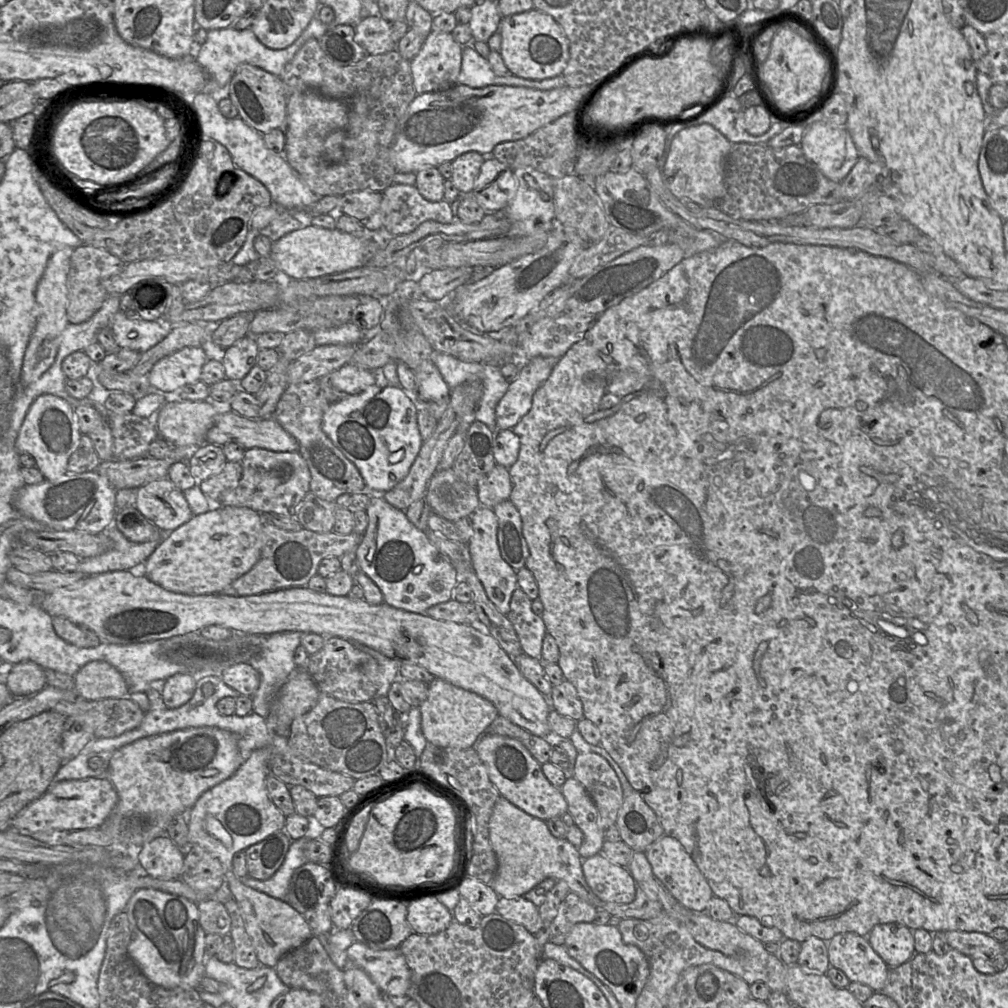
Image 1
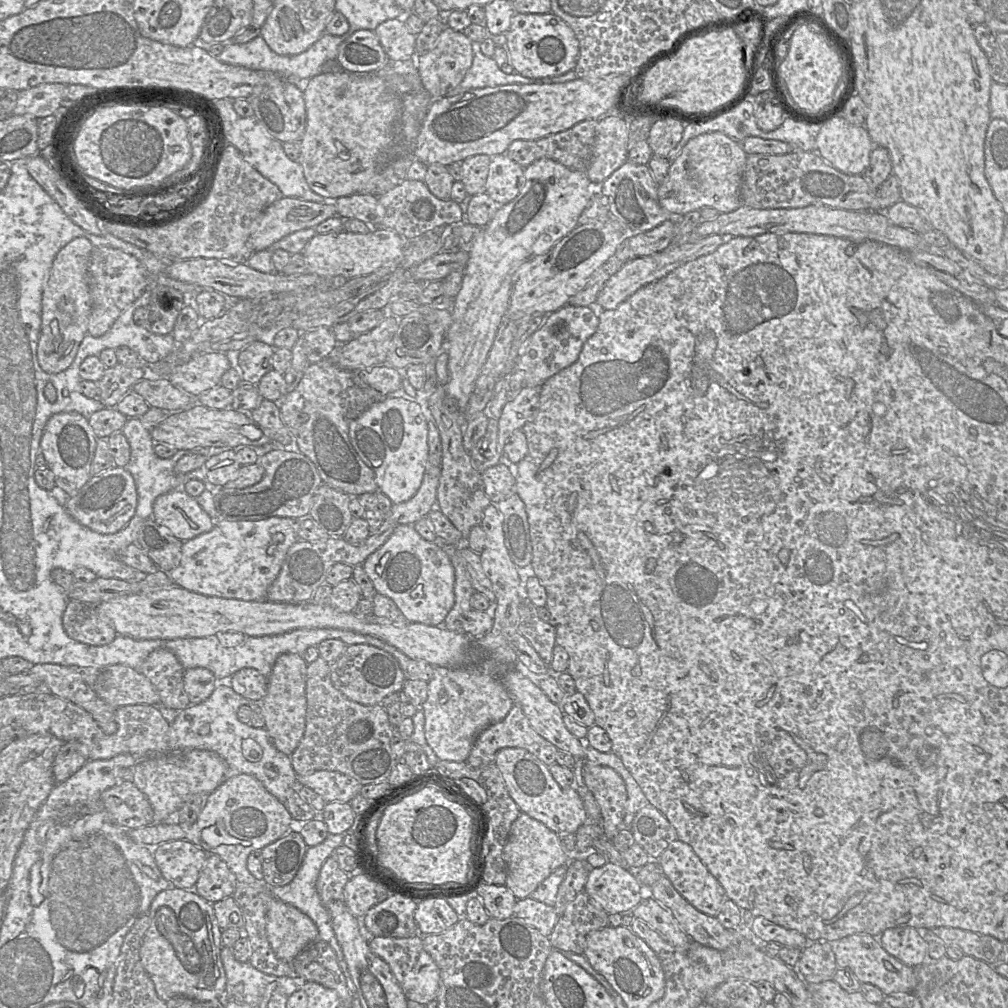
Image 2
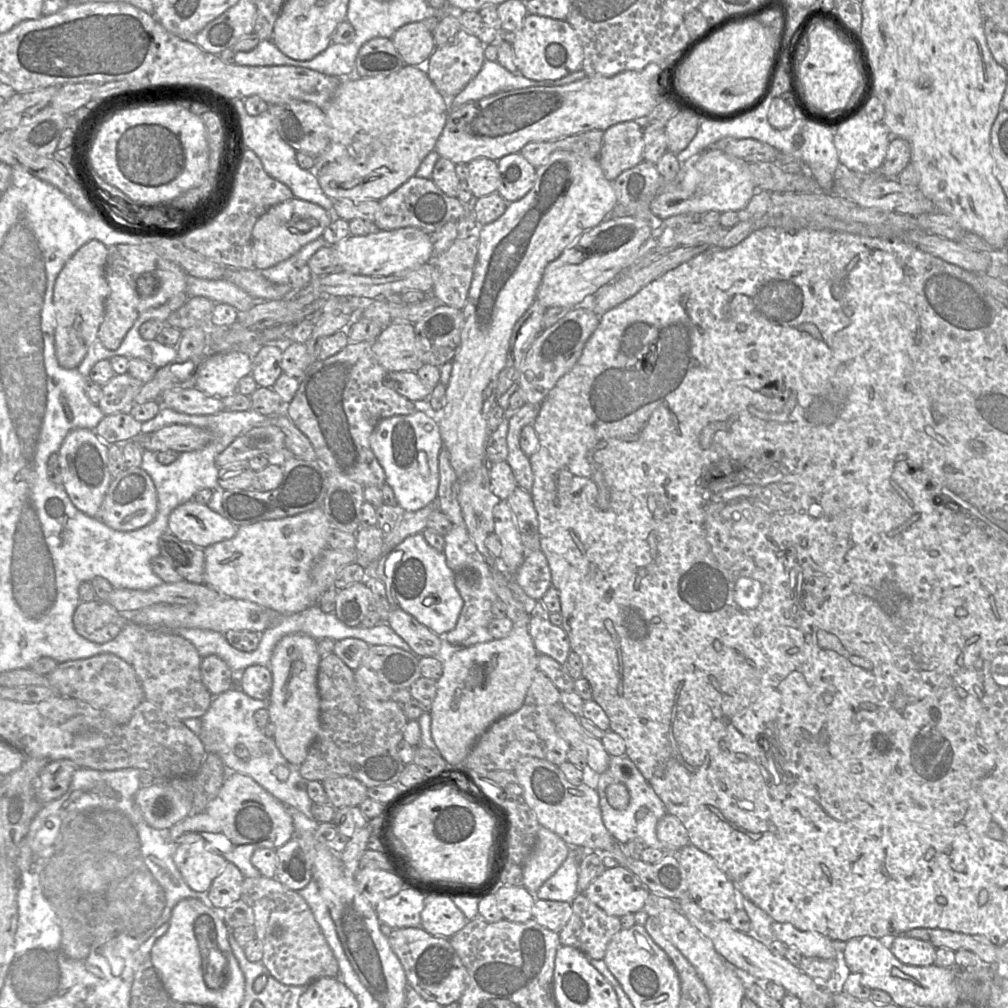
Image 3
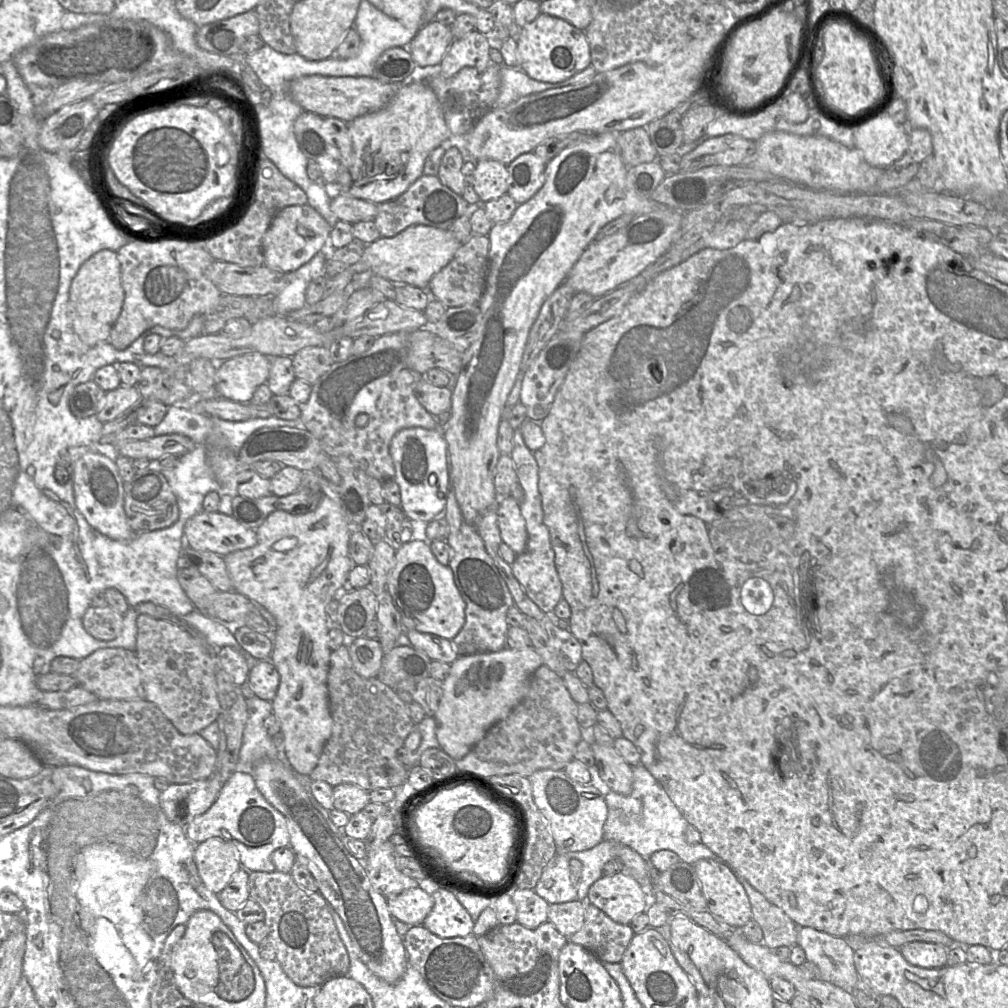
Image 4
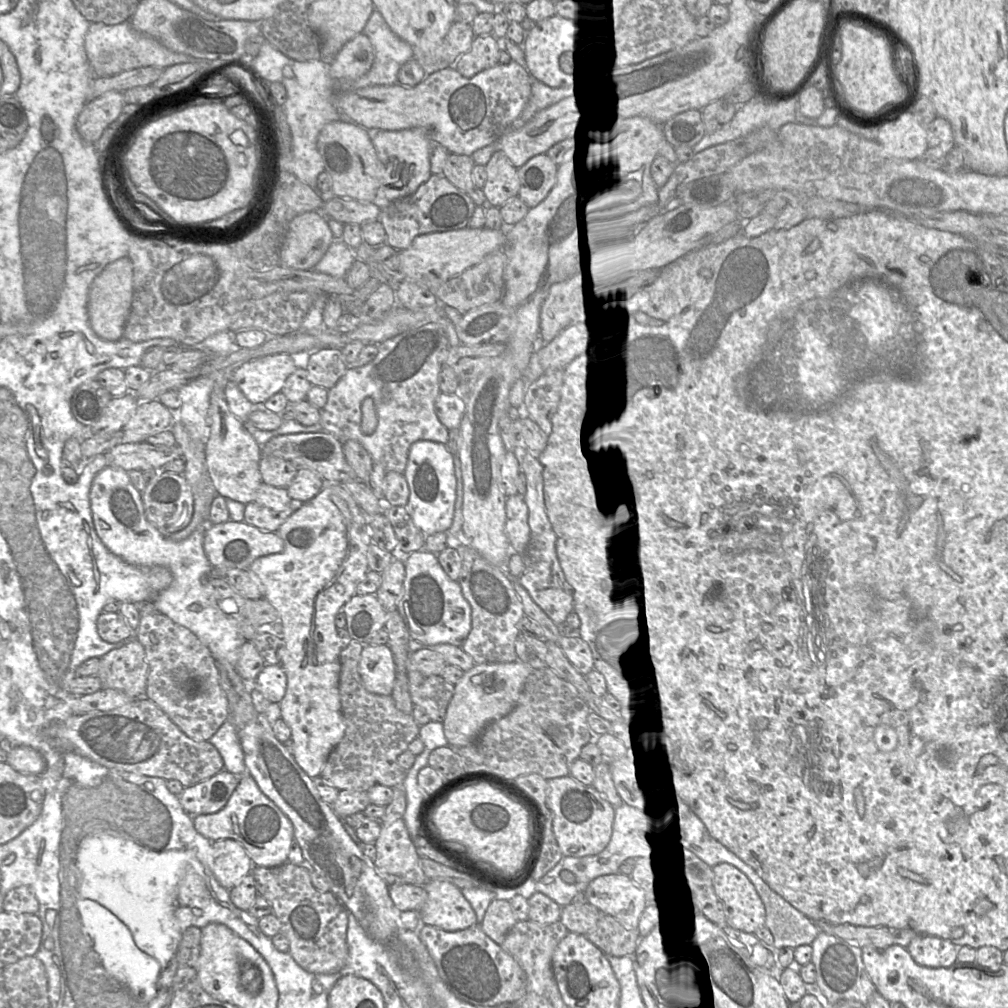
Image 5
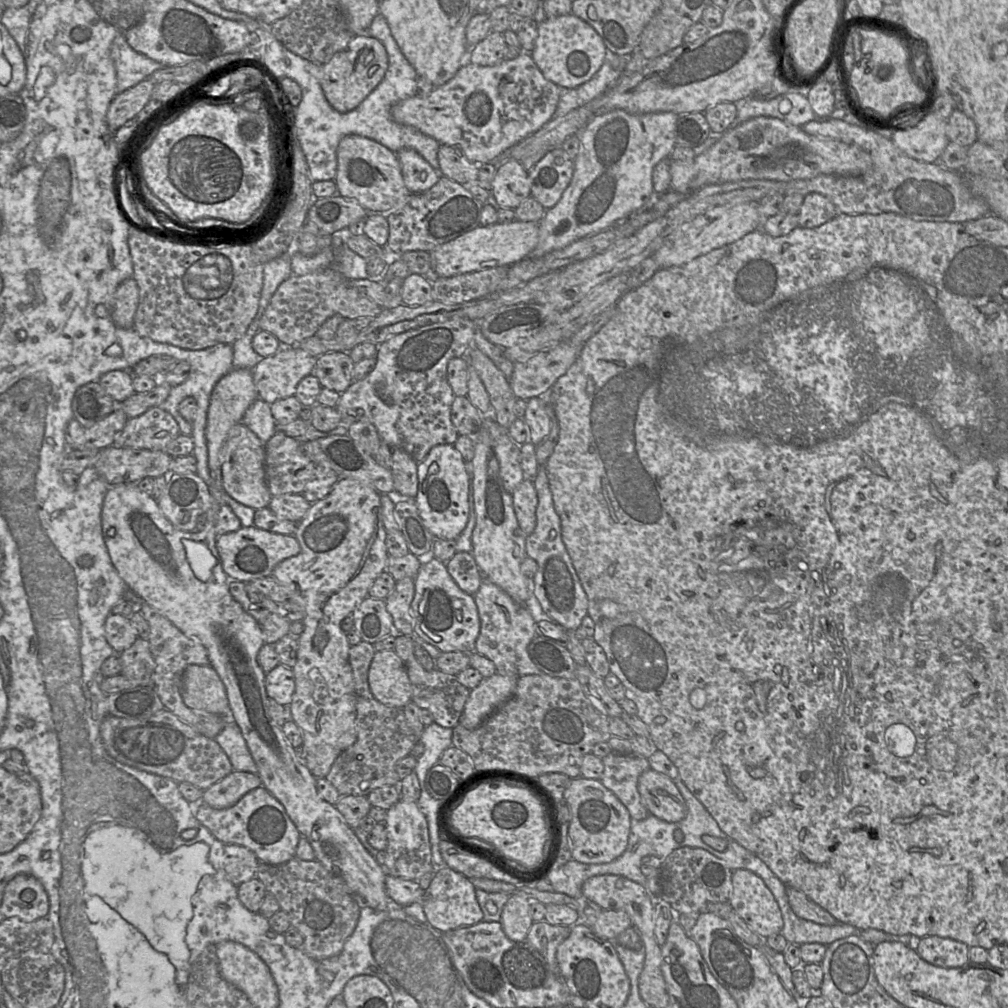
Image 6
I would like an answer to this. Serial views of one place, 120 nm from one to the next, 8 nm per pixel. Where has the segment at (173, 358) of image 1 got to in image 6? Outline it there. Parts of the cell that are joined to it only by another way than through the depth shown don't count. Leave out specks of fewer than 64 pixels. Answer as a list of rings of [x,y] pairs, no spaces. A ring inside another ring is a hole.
[[[283,347],[252,369],[258,398],[268,404],[294,396],[302,378],[314,372],[316,357],[297,347]]]

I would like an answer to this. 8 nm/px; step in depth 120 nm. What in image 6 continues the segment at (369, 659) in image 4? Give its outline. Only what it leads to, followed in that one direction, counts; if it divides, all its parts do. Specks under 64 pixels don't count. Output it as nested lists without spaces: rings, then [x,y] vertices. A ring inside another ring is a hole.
[[[394,650],[376,651],[368,672],[369,688],[386,706],[403,708],[412,701],[412,686],[401,658]]]

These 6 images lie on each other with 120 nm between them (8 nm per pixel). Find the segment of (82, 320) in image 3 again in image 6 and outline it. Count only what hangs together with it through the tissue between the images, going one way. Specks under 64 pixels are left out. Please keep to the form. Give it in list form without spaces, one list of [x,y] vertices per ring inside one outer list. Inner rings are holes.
[[[133,277],[120,283],[115,292],[112,319],[116,326],[132,328],[134,315],[139,301],[139,289]]]

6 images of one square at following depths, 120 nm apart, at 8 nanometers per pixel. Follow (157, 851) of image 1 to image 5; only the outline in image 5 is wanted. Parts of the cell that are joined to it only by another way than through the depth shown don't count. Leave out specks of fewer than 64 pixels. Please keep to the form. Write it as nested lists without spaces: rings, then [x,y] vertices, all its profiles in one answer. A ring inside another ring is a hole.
[[[232,839],[212,841],[212,855],[211,871],[228,890],[251,874],[254,867],[246,850]]]

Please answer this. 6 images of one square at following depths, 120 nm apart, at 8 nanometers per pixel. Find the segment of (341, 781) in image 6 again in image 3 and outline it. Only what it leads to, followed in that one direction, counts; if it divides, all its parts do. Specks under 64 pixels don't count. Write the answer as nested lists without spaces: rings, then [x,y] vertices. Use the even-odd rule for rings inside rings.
[[[333,652],[322,656],[317,678],[320,696],[320,727],[306,759],[299,766],[299,772],[306,781],[322,782],[327,778],[345,776],[357,779],[367,788],[393,785],[399,781],[405,767],[397,755],[396,747],[403,739],[403,730],[408,719],[394,701],[380,701],[367,697],[358,687],[354,671]]]

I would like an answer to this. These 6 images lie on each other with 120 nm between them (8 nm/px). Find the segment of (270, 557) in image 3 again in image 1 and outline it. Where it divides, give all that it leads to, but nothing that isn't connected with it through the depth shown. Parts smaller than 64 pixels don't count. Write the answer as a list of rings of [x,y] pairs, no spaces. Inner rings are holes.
[[[224,506],[193,515],[187,523],[165,533],[141,571],[171,592],[190,596],[219,594],[257,563],[264,544],[263,521],[258,512]]]

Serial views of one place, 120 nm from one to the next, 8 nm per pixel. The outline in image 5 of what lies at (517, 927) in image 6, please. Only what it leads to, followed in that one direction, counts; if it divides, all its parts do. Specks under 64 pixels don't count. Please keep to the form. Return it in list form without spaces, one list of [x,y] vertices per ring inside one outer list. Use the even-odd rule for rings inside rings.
[[[494,900],[488,906],[480,927],[489,938],[501,945],[517,922],[508,900]]]

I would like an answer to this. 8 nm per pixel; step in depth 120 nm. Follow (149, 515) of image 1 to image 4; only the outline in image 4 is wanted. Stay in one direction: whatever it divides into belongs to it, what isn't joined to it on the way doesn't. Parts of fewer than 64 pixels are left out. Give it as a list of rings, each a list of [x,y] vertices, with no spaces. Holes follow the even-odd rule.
[[[201,511],[184,527],[185,544],[199,551],[211,551],[219,556],[250,548],[257,543],[256,531],[246,528],[231,515]]]

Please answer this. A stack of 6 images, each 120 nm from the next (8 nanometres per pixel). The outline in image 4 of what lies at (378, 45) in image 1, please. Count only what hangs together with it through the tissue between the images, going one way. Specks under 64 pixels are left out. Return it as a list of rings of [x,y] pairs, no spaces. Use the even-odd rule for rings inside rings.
[[[435,20],[424,23],[406,46],[422,67],[439,65],[455,38],[449,27]]]

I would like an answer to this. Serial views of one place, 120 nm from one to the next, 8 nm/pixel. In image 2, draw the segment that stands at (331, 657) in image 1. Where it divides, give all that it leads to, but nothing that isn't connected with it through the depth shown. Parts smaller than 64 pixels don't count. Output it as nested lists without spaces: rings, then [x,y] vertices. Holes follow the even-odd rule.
[[[369,644],[348,645],[340,657],[328,663],[334,687],[349,700],[362,705],[381,704],[389,694],[401,691],[407,679],[395,657]]]

